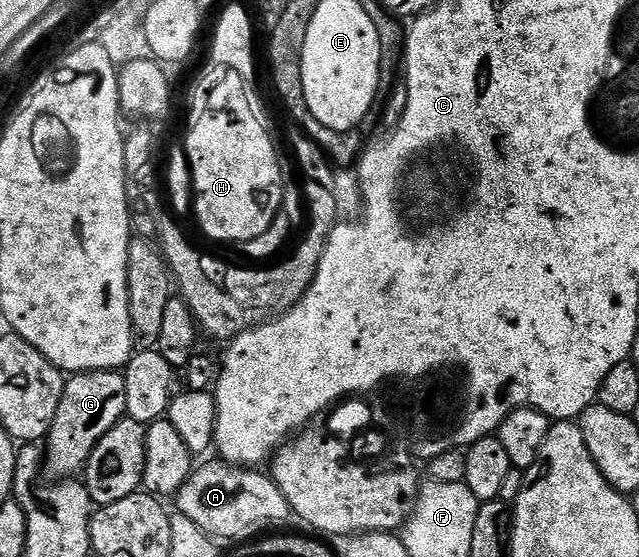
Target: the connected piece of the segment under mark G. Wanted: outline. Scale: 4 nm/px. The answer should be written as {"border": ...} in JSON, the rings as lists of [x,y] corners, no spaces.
{"border":[[[120,371],[70,375],[59,398],[57,416],[43,444],[44,471],[48,475],[50,472],[53,478],[76,477],[88,465],[91,450],[95,450],[99,438],[121,423],[125,416],[126,402],[127,386]]]}

